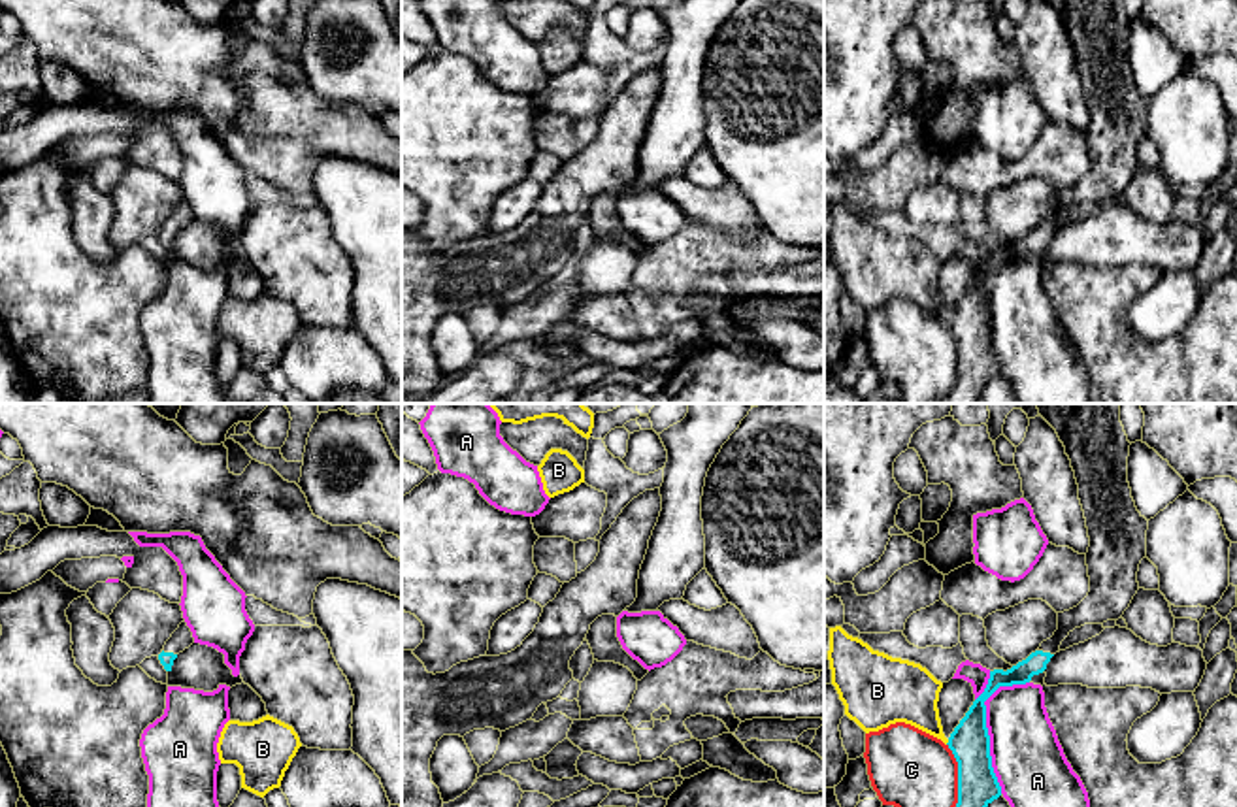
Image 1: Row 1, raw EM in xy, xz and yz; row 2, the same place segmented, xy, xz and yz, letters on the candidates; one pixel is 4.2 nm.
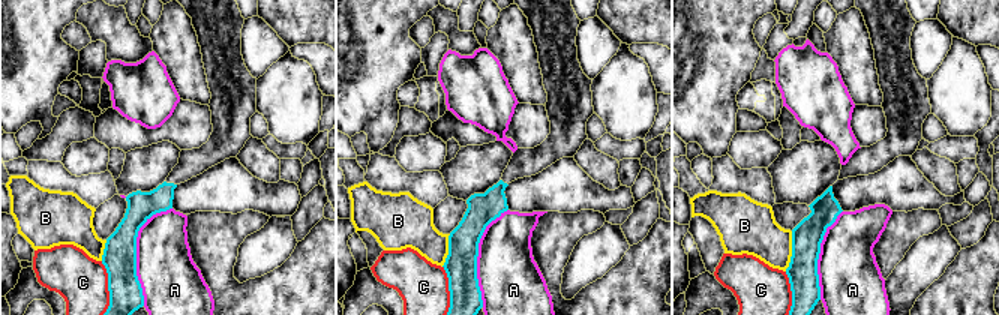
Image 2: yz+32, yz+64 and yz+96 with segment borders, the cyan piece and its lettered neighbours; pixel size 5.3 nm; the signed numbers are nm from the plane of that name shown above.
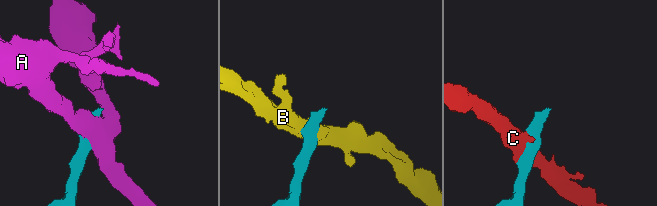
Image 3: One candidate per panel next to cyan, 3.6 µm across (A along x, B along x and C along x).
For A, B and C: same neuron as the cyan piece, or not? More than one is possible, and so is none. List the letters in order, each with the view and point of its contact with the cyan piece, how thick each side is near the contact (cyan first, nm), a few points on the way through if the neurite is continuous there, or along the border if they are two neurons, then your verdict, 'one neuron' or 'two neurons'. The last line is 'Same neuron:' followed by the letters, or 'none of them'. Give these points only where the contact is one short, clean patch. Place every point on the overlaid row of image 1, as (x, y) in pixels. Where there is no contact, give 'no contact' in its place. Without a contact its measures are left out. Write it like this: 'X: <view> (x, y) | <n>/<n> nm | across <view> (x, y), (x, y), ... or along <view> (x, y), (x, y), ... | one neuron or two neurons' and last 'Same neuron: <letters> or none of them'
A: yz (985, 726) | 170/300 nm | two neurons
B: yz (949, 741) | 180/220 nm | along yz (949, 740), (945, 743) | two neurons
C: yz (958, 775) | 180/340 nm | two neurons
Same neuron: none of them

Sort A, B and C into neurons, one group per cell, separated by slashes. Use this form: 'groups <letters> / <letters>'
groups A / B / C

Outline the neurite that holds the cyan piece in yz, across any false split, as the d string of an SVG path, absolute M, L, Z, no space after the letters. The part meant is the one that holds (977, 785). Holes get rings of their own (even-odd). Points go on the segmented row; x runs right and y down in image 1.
M1035 404L1056 430L1079 485L1090 547L1088 596L1058 613L1058 630L1011 669L990 671L984 692L948 737L958 762L956 807L988 807L1001 796L992 767L984 701L999 688L1026 684L1047 669L1062 641L1084 624L1122 618L1139 590L1137 571L1146 558L1148 520L1137 511L1128 483L1130 441L1120 422L1120 404Z

